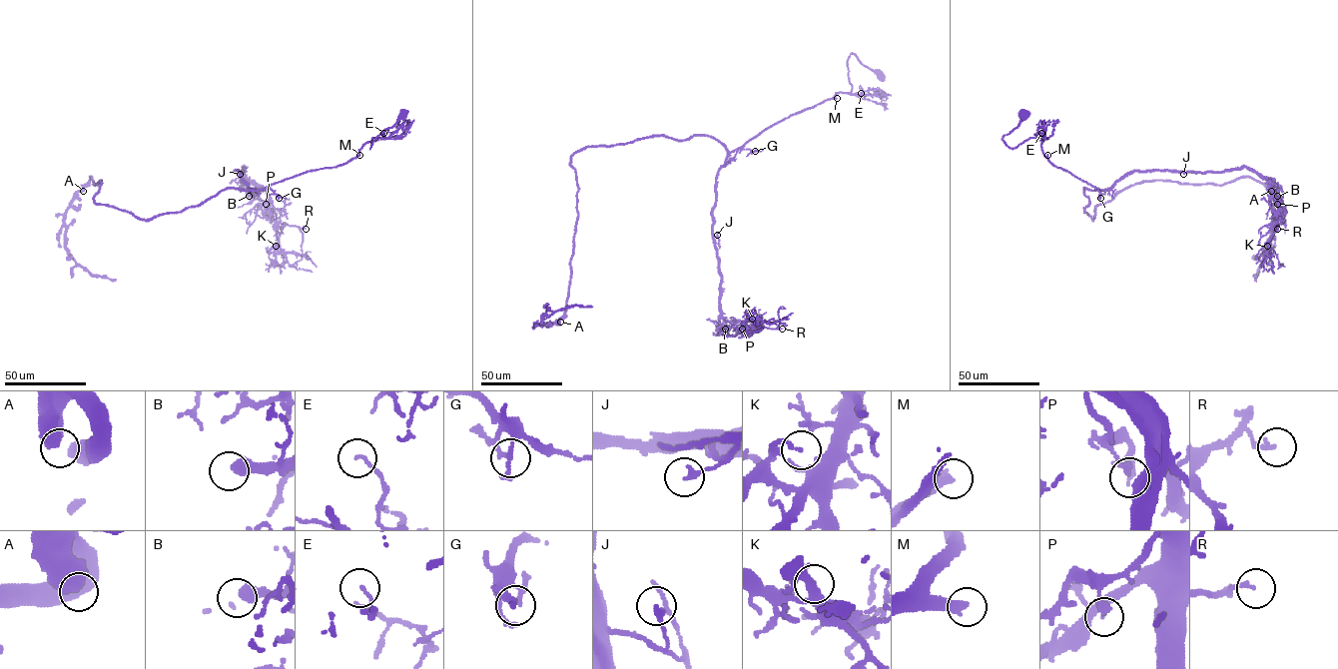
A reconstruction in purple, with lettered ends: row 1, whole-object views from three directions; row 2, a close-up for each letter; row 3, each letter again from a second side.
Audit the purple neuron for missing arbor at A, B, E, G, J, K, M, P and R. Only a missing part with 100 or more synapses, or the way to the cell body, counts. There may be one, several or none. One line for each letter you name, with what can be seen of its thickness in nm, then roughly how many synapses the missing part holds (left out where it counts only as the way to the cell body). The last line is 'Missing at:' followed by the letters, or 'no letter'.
M: 340 nm | 130 syn
Missing at: M

